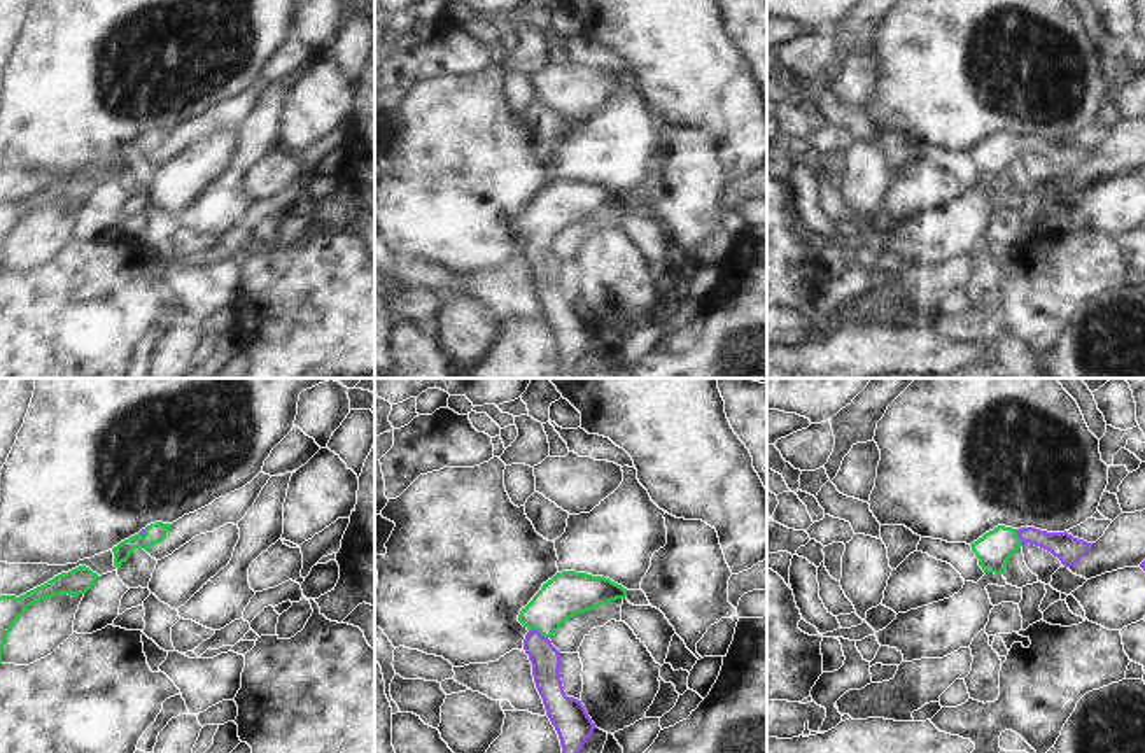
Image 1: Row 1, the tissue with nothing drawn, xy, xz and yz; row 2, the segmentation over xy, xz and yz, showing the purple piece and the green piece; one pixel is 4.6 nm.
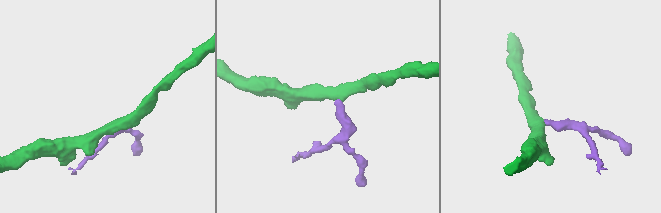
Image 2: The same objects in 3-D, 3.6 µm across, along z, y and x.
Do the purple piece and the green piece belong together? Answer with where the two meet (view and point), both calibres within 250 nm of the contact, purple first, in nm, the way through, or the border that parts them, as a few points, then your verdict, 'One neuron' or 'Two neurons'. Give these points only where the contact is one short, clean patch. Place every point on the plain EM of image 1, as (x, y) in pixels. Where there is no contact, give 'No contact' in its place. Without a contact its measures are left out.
Touches purple at xz (538, 240). Thickness 140 nm (purple) against 200 nm. Path across: xz (545, 267), (538, 254), (538, 240), (541, 228), (568, 202). One neuron.

